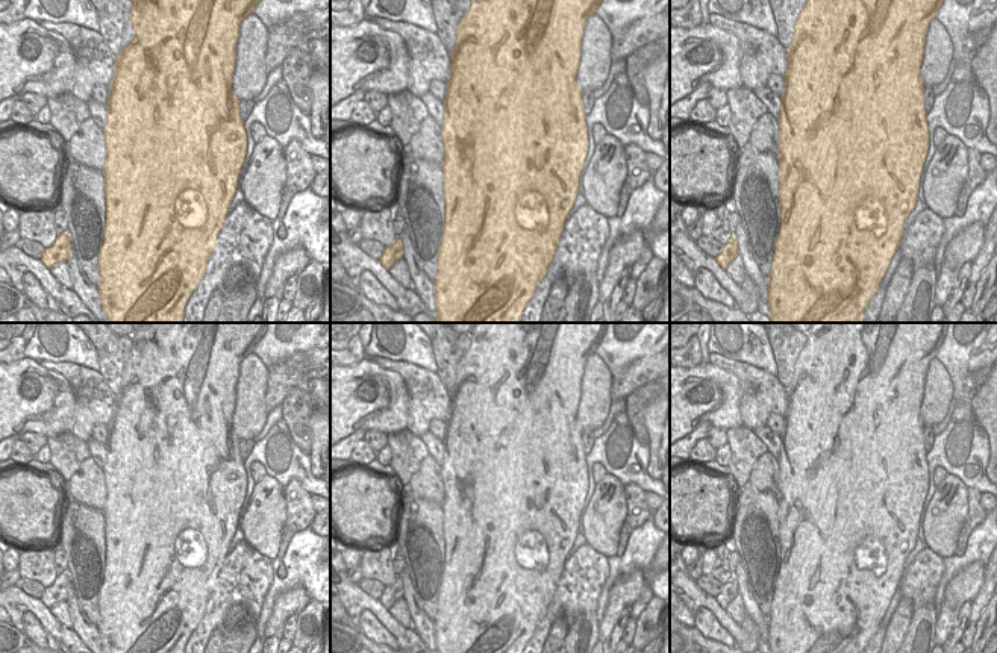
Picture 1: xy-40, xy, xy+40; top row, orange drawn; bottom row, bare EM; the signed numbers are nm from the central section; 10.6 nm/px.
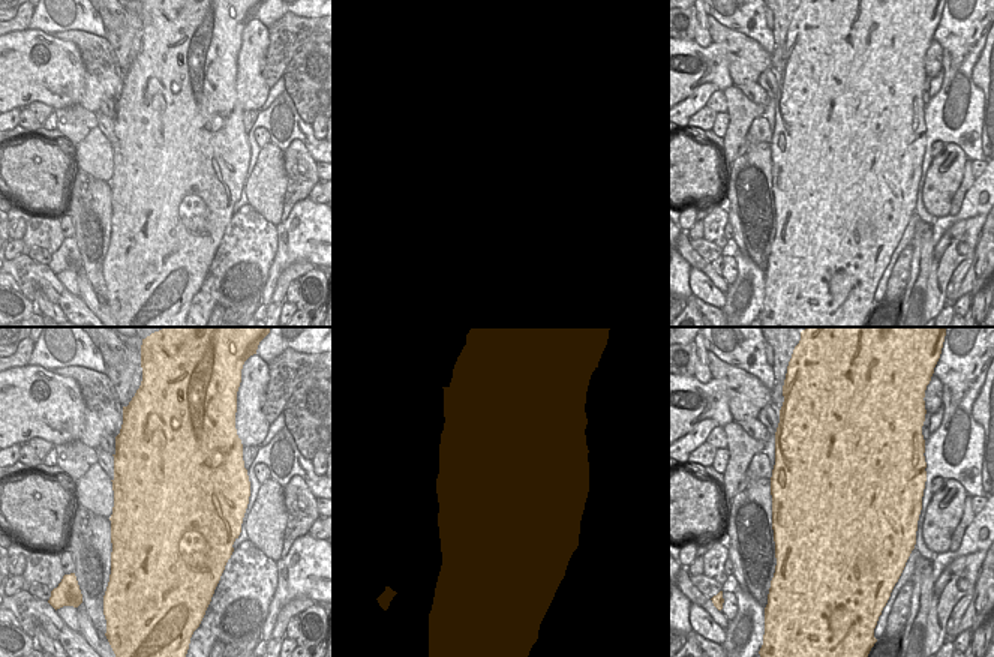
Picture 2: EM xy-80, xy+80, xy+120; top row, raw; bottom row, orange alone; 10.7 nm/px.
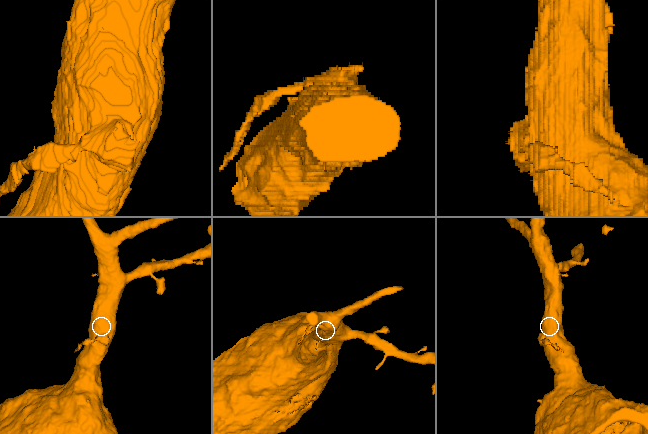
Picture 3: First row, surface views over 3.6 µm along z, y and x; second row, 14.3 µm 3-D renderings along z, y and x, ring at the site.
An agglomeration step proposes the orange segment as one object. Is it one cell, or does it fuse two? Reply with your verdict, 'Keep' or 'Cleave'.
Cleave

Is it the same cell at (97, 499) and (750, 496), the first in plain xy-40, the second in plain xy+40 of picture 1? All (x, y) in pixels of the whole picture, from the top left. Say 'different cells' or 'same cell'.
different cells

